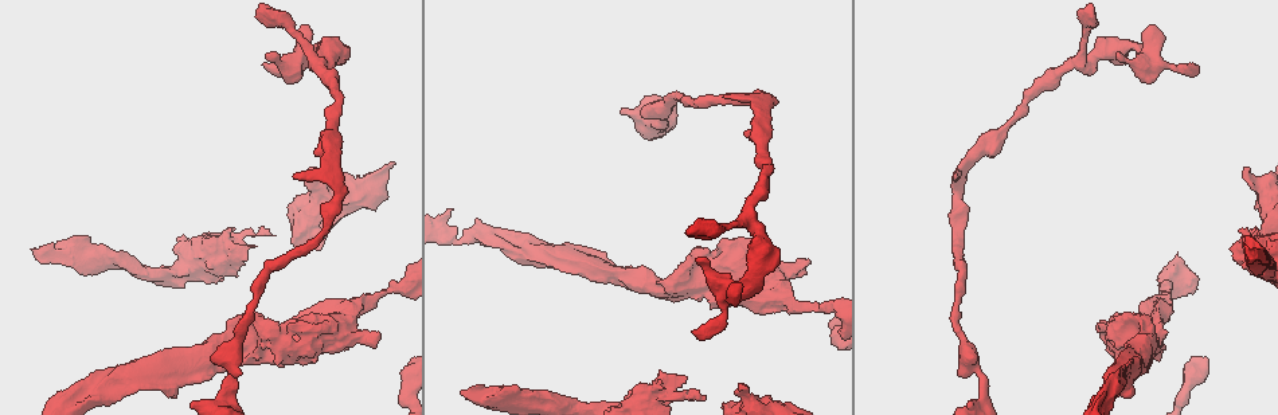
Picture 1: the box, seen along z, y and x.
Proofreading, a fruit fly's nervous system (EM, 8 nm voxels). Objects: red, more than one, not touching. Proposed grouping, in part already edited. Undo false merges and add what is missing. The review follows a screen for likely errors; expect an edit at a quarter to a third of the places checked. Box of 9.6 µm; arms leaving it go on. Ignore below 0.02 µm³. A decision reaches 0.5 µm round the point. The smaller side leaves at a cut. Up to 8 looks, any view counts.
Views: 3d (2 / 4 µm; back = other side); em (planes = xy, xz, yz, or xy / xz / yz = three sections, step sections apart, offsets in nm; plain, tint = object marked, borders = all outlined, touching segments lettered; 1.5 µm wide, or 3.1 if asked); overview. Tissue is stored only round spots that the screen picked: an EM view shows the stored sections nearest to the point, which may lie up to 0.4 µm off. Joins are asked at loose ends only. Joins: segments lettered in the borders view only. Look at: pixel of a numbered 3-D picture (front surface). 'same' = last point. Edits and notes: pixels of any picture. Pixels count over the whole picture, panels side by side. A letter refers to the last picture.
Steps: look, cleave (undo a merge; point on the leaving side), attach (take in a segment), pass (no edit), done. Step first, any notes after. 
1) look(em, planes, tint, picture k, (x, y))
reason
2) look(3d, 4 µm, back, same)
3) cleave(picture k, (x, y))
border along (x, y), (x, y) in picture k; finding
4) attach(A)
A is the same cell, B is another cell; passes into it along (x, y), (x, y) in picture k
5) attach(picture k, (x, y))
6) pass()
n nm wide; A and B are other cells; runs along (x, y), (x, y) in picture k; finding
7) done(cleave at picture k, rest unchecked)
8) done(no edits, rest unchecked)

look(3d, 2 µm, back, picture 1, (388, 292))
sharp bend

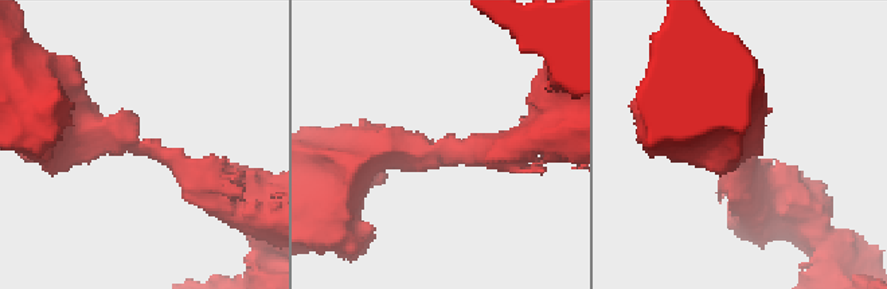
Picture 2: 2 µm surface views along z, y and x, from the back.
look(em, planes, borders, picture 2, (144, 148))
arms of 320, 400 nm

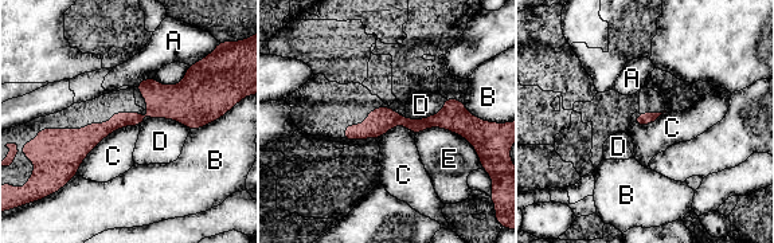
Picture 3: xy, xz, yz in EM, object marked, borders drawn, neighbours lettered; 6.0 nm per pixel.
pass()
C touches over 480 nm; A, B, C, D and E are other cells; all the same neuron

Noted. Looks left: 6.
look(em, planes, tint, picture 1, (1120, 319))
free end

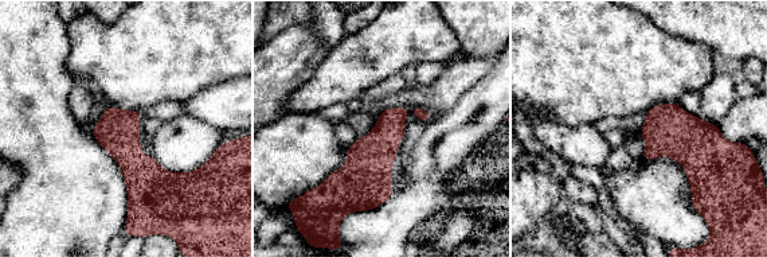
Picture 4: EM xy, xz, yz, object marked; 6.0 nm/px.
look(em, planes, borders, same)
what lies round it

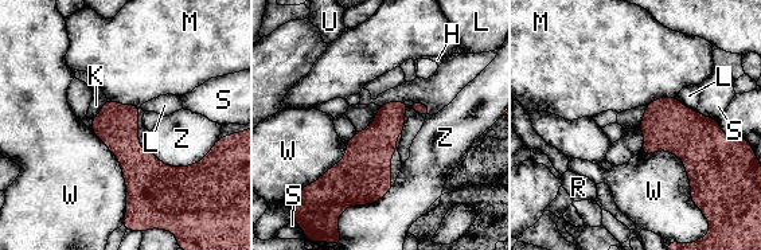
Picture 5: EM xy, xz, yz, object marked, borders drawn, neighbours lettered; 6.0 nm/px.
pass()
W touches over 550 nm; H, K, L, M, R, S, U, W and Z are other cells; border along (108, 98), (140, 106) in picture 5; none of them fits

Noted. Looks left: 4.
look(3d, 2 µm, picture 1, (696, 264))
free end

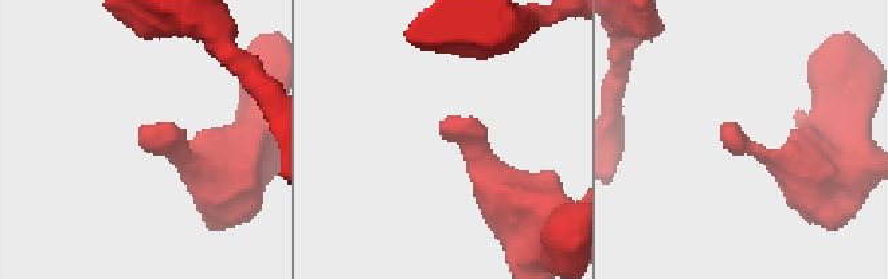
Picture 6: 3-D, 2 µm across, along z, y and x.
look(em, xy, step 8, tint, picture 6, (142, 136))
shape alone is not enough

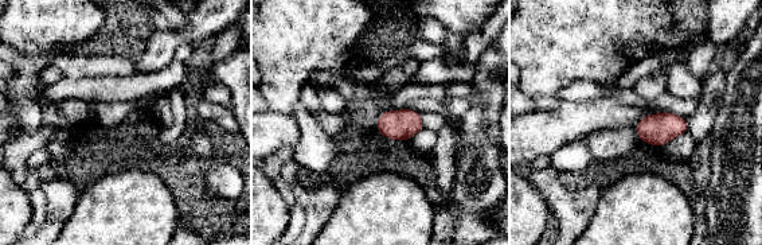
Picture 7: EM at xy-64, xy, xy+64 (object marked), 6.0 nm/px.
look(em, planes, borders, same)
cut it another way

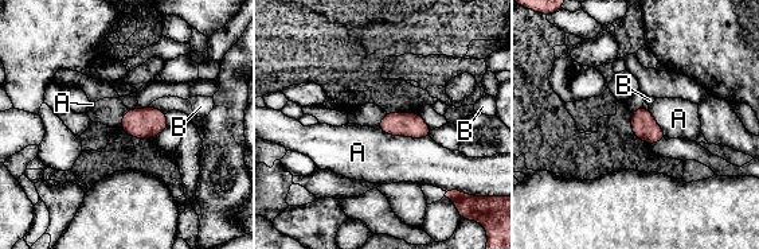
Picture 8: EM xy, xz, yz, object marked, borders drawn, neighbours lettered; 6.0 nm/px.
pass()
A touches over 320 nm; A and B are other cells; border along (376, 127), (390, 135), (429, 137) in picture 8; none of them fits

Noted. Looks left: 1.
done(no edits, rest unchecked)

